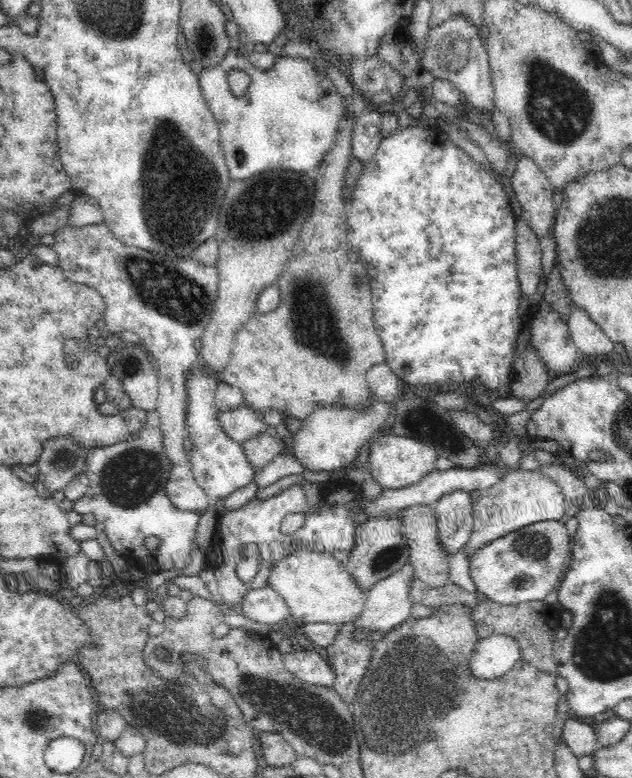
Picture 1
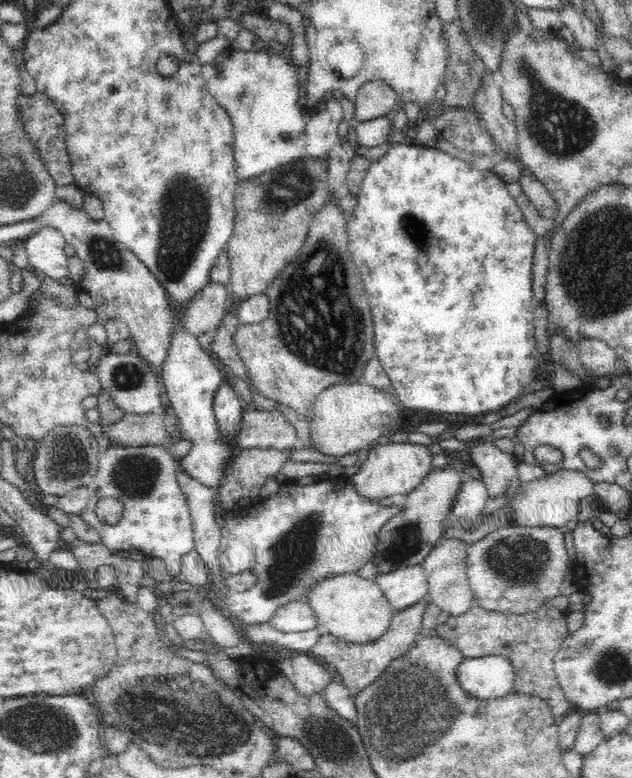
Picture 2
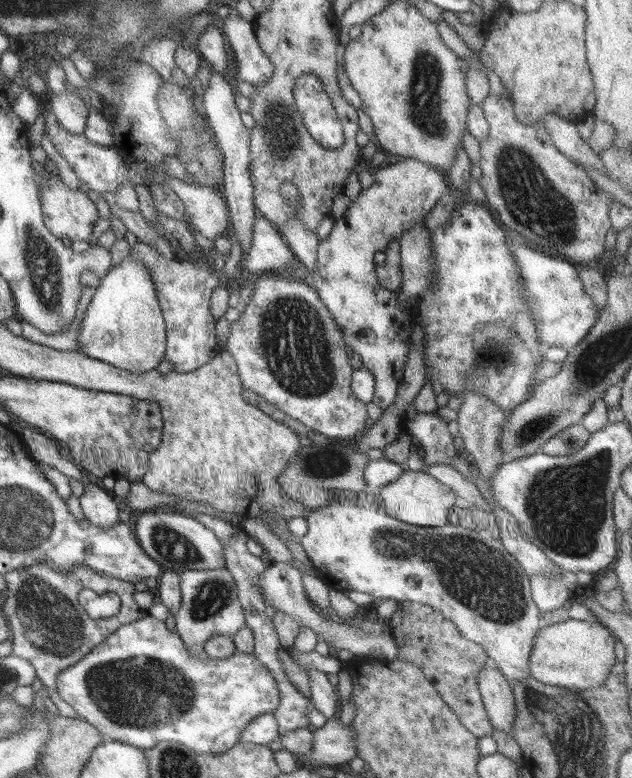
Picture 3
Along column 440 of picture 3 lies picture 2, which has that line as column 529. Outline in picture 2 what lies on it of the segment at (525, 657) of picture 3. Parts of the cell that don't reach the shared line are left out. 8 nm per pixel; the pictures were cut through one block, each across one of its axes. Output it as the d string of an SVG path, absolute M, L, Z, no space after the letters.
M510 524L474 540L465 560L474 605L490 612L518 615L544 607L548 600L558 596L569 563L563 531Z

